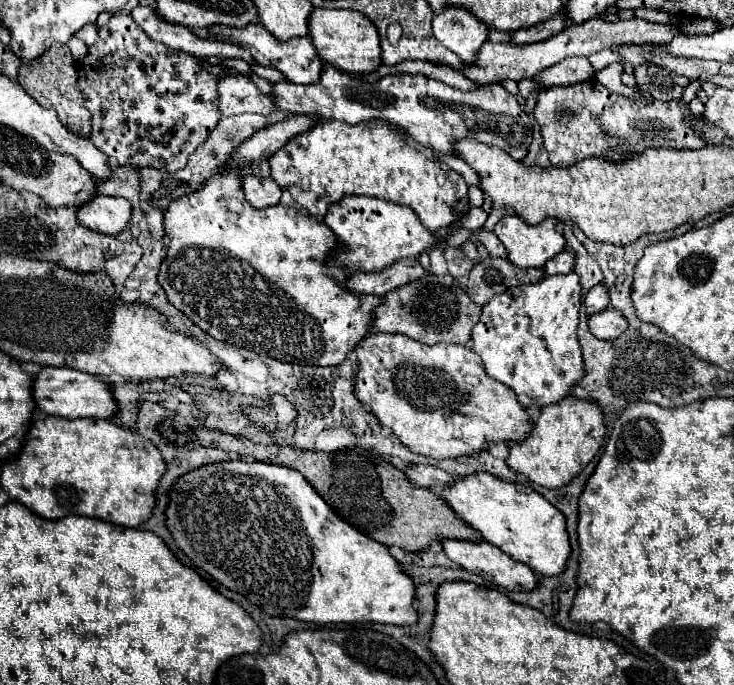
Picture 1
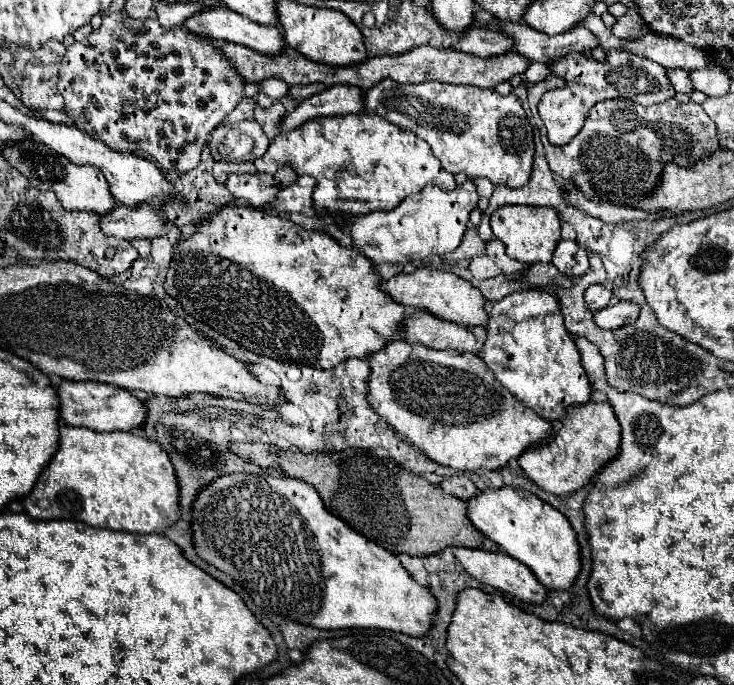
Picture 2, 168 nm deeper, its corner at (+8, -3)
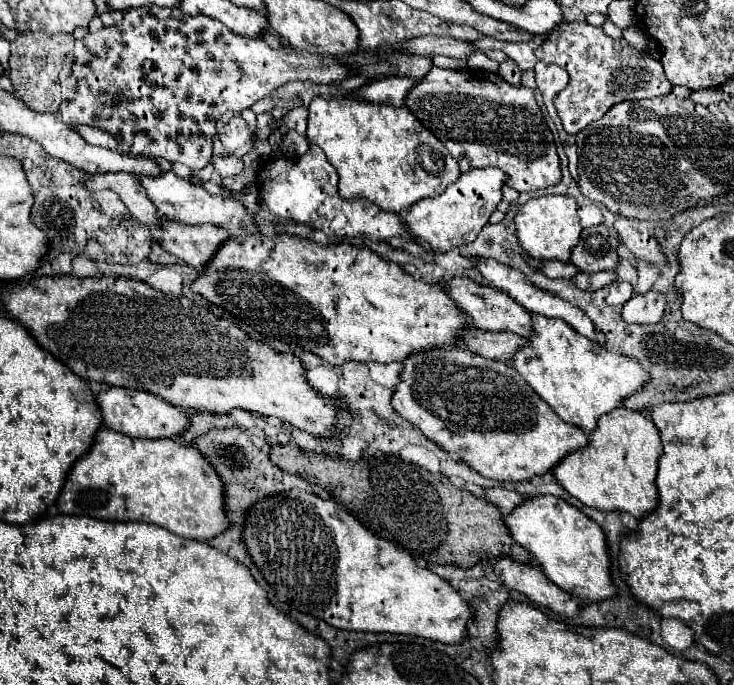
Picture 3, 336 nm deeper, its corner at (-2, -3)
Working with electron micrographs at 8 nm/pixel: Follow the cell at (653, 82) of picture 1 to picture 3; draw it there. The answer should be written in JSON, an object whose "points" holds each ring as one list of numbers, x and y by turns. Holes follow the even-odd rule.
{"points":[[586,21,562,23,546,41,534,51,538,61,554,63,568,71,568,85,554,97,554,107,562,119,568,135,578,135,592,121,604,117,604,113,620,101,638,101,662,97,672,91,666,81,662,63,652,59,648,53,634,49,624,39,610,39,602,27,592,27]]}

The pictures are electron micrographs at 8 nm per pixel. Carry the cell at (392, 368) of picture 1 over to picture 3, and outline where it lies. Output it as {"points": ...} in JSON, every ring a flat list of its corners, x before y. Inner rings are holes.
{"points":[[462,347,428,349,406,357,392,395,392,407,440,449,458,455,470,469,496,481,526,481,534,475,544,475,566,453,588,443,586,433,562,421,510,365,484,359]]}

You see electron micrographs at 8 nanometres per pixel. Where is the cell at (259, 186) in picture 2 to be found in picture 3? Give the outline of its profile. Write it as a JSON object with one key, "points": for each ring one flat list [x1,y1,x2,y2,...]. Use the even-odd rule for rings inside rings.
{"points":[[214,157,214,169,222,177,234,177,244,171,244,163,238,157]]}

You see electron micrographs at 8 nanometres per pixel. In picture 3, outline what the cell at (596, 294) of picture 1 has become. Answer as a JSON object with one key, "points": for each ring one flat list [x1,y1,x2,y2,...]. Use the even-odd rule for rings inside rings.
{"points":[[614,281,614,283,608,287,606,303,612,305,612,307,624,305,632,295,634,295,634,291,632,291,632,285,630,285,630,283,626,283,626,281]]}

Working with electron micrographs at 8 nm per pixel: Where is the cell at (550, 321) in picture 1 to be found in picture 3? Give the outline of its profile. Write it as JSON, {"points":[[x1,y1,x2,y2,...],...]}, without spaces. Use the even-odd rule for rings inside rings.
{"points":[[536,313,530,315,532,333,528,337,528,345,514,353,512,367,560,419,580,427,584,433,592,433,600,415,616,409,622,399,632,395,650,379,636,359,622,357,620,353,592,343,588,337,574,333,566,321,538,317]]}

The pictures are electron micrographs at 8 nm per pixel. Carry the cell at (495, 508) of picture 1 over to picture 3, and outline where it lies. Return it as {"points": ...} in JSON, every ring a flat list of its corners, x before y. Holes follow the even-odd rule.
{"points":[[554,495,530,497,514,513,508,513,504,523,514,541,540,563,544,575,566,593,580,601,602,601,616,593,610,581,610,559,602,529,564,499]]}

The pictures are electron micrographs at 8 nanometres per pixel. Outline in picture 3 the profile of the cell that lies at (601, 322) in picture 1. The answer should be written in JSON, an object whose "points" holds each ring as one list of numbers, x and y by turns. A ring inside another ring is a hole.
{"points":[[648,291,644,295,634,295,620,309,620,315,626,323,656,323,662,319,666,299,662,293]]}

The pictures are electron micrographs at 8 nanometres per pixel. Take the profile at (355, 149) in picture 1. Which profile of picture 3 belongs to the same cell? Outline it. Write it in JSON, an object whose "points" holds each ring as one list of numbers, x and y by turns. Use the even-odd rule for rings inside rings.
{"points":[[316,97,308,107,308,129,306,139,310,145,324,149,330,165,340,175,340,195,342,199,368,199,376,203,386,213,402,213,412,203,424,197,436,197,446,191,446,187,462,175,458,161,448,153,448,149,436,139,406,107,392,105,374,105,368,101,358,101,350,97,342,99,322,99]]}

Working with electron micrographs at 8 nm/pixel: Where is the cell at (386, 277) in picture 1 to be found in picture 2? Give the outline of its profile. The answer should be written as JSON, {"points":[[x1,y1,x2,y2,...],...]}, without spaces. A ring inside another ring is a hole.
{"points":[[416,269,412,273,400,273,398,277,382,281,382,287,392,299,404,303,414,309,422,309,432,313,438,319,452,321,456,325,486,325,488,311,486,311,486,297,466,279,450,273,450,271,436,271,436,269]]}

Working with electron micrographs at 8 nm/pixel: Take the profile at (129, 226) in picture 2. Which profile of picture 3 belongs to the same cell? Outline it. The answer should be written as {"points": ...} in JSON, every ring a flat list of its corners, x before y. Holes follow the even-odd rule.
{"points":[[170,219,160,221,158,229,162,231,162,237,158,239,162,249,196,269,202,269,220,243,230,237,228,231,216,225,186,225]]}

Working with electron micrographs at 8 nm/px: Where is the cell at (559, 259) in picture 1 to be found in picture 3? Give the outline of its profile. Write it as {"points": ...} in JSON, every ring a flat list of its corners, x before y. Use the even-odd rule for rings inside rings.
{"points":[[604,225,588,227,582,231,580,243,572,249,570,263,582,273,614,269,618,263,618,245,620,241,612,239]]}

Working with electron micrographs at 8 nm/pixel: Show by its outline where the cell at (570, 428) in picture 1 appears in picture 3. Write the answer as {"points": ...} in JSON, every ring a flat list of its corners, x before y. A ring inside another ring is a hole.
{"points":[[616,407,600,417,600,423,588,437,588,445,568,453,552,471,556,481,584,505,600,511,628,511,636,519,652,511,658,501,656,471,662,455,660,433,656,425,640,411]]}

